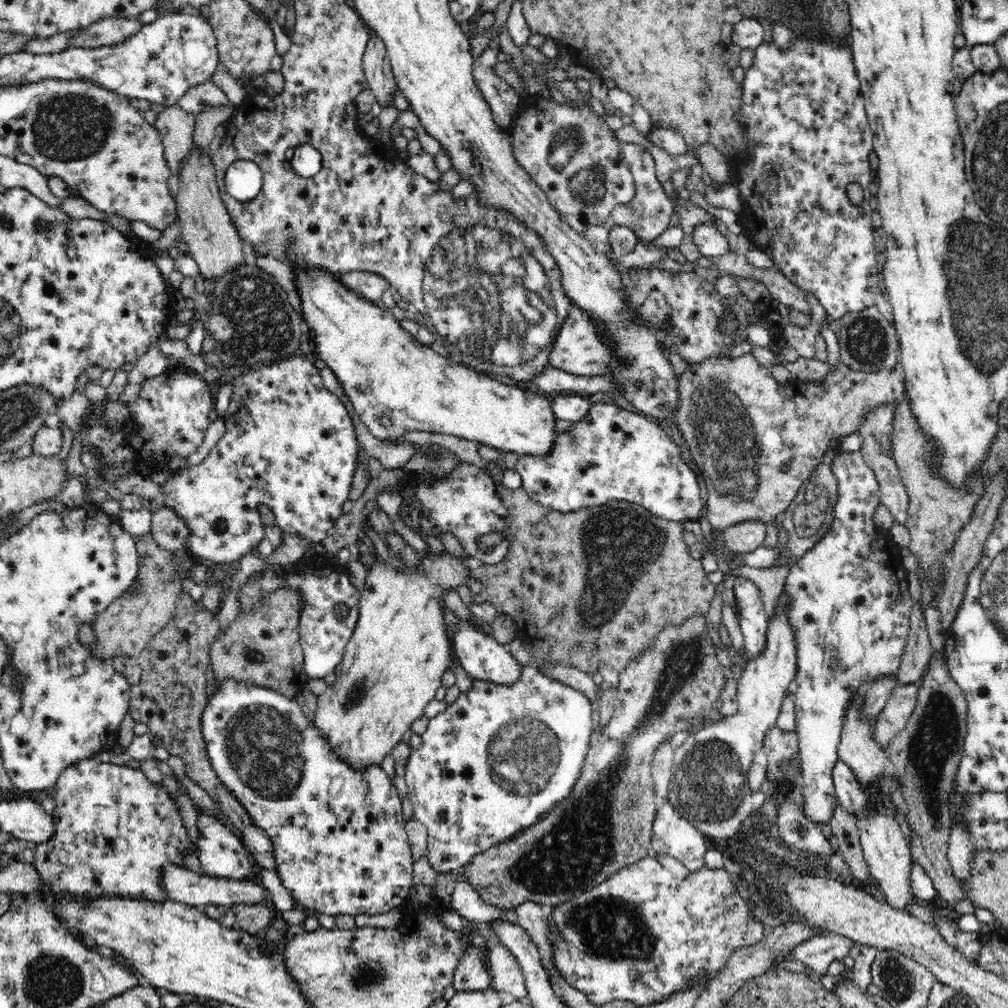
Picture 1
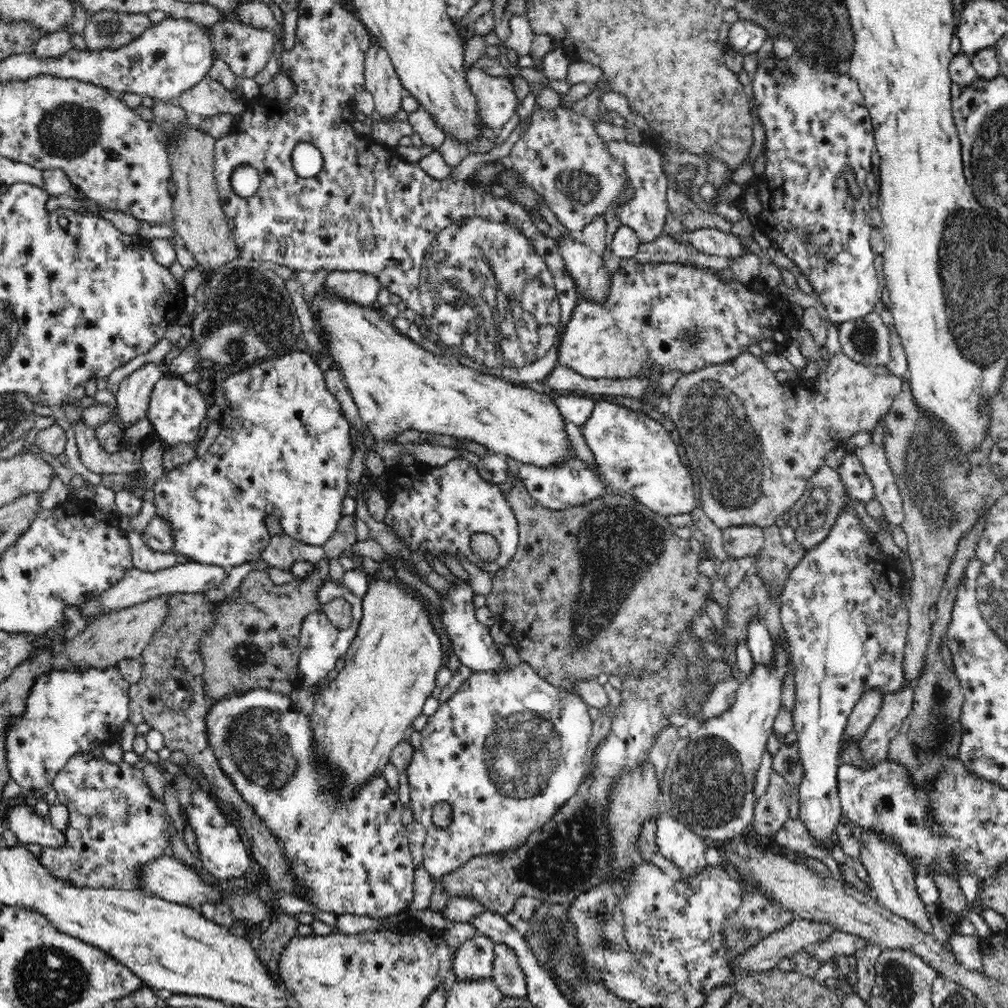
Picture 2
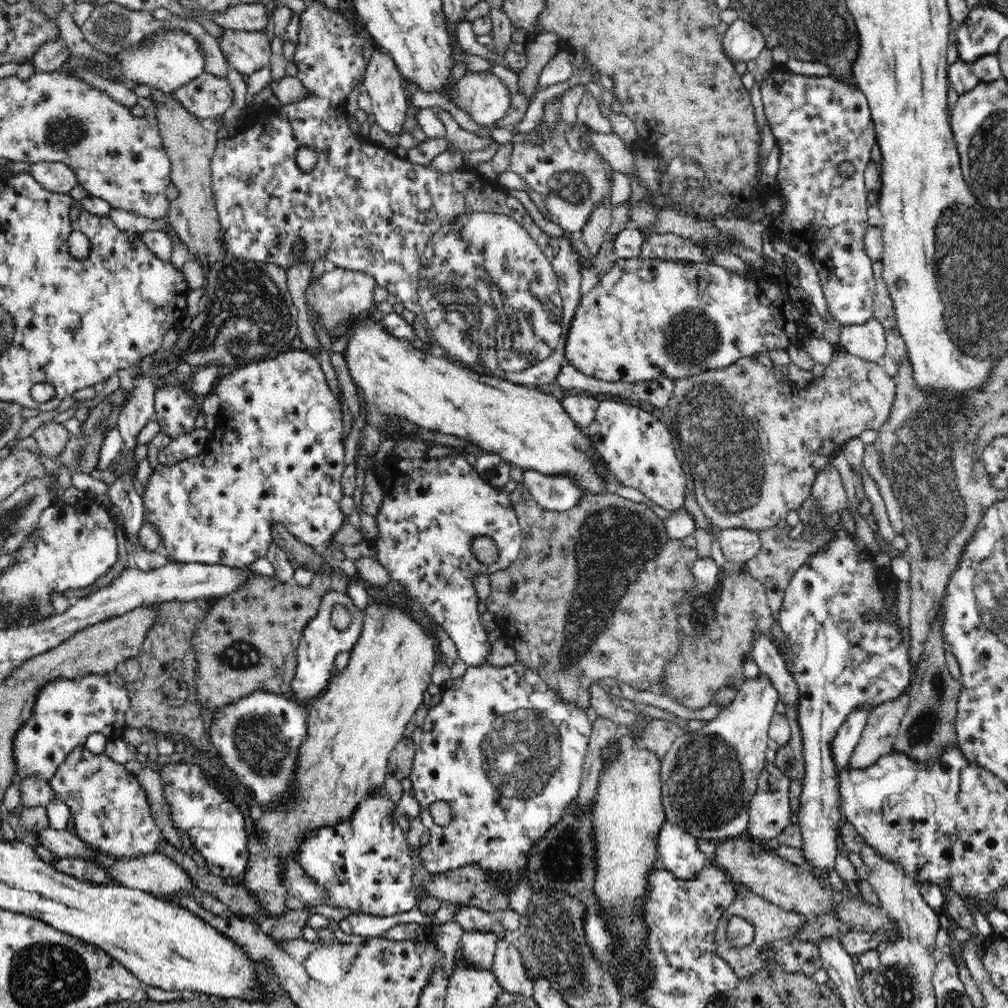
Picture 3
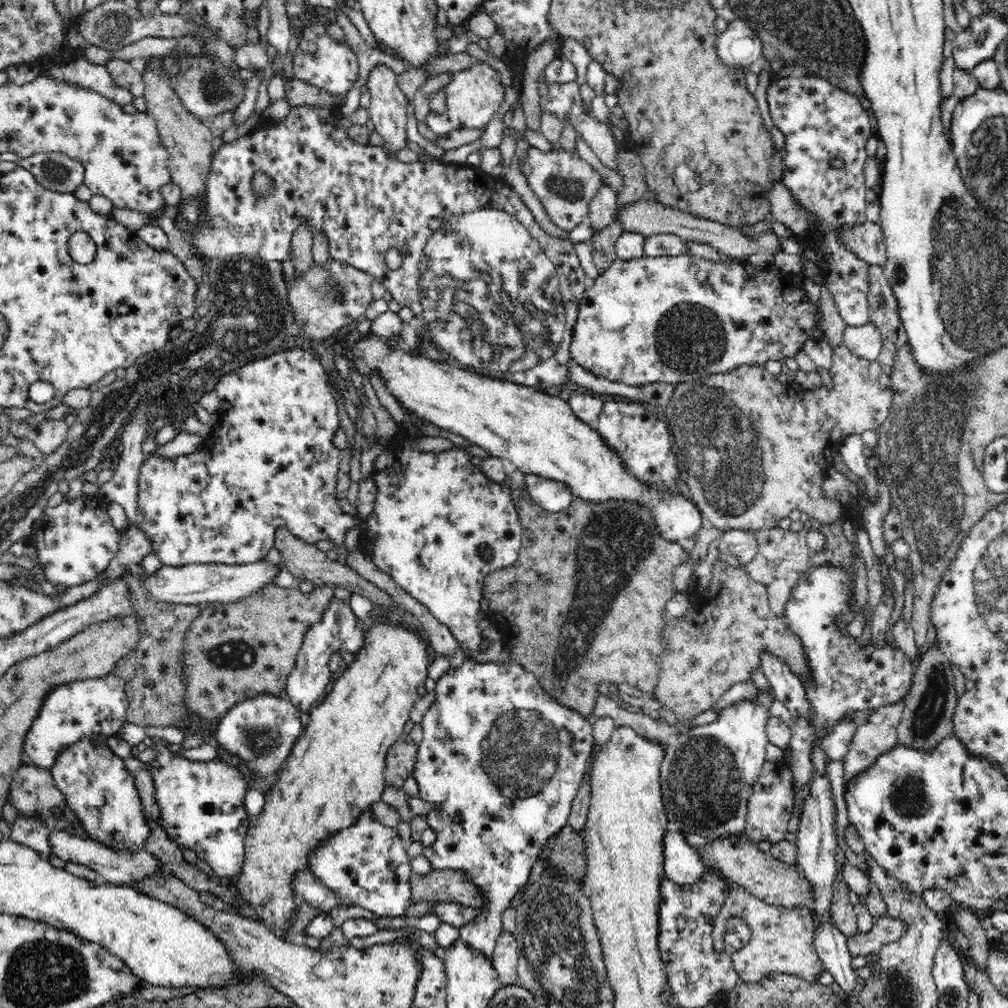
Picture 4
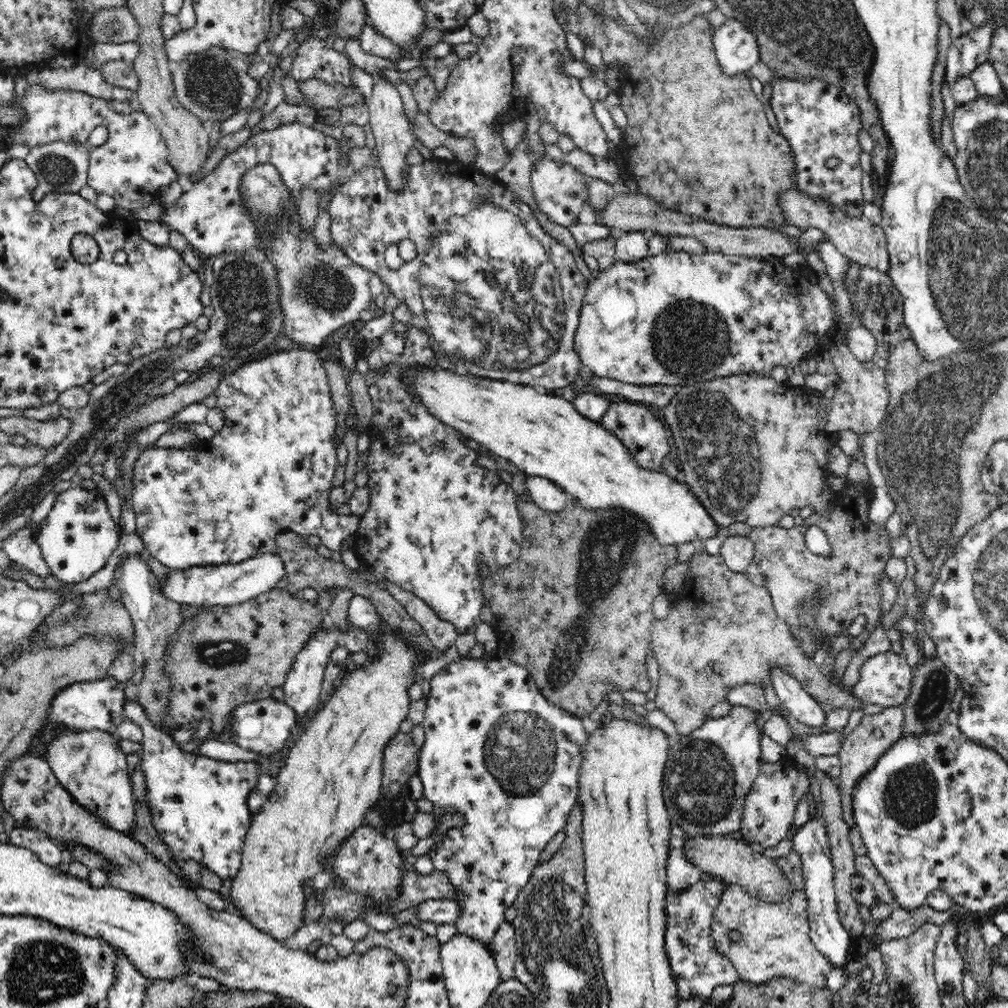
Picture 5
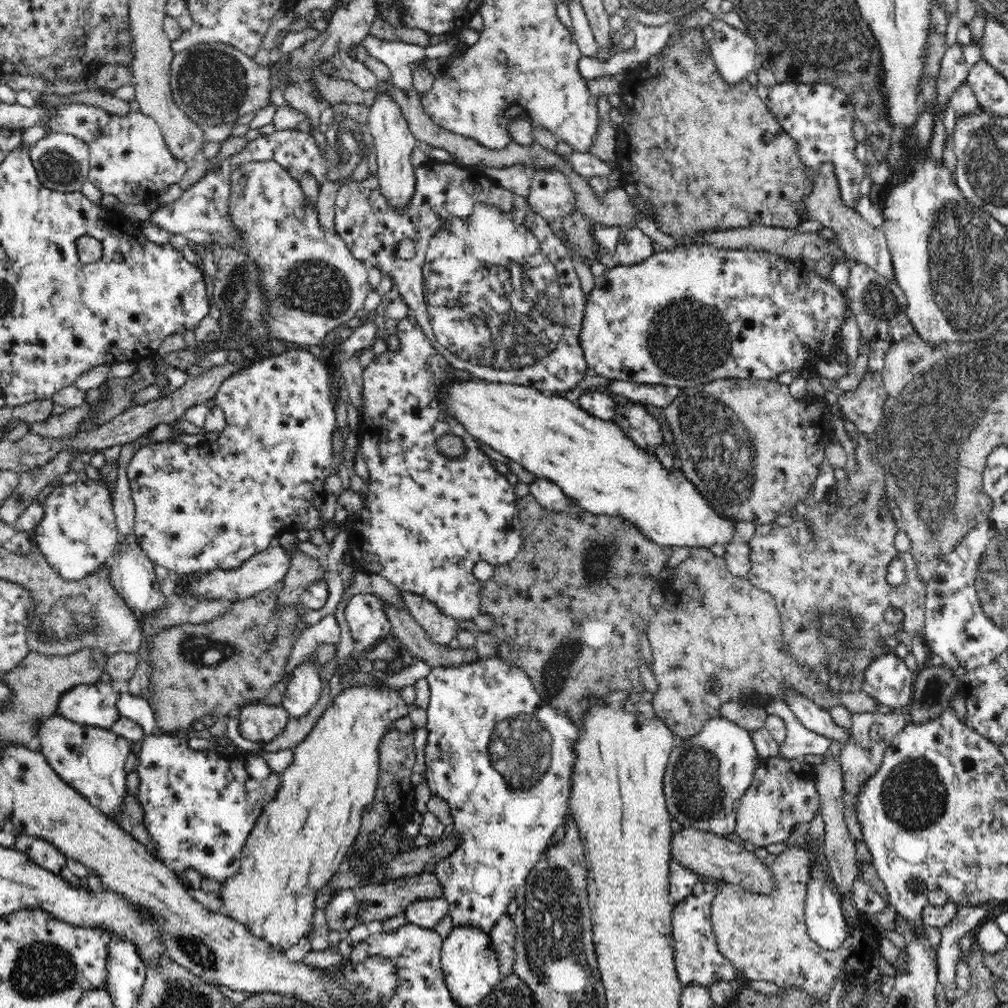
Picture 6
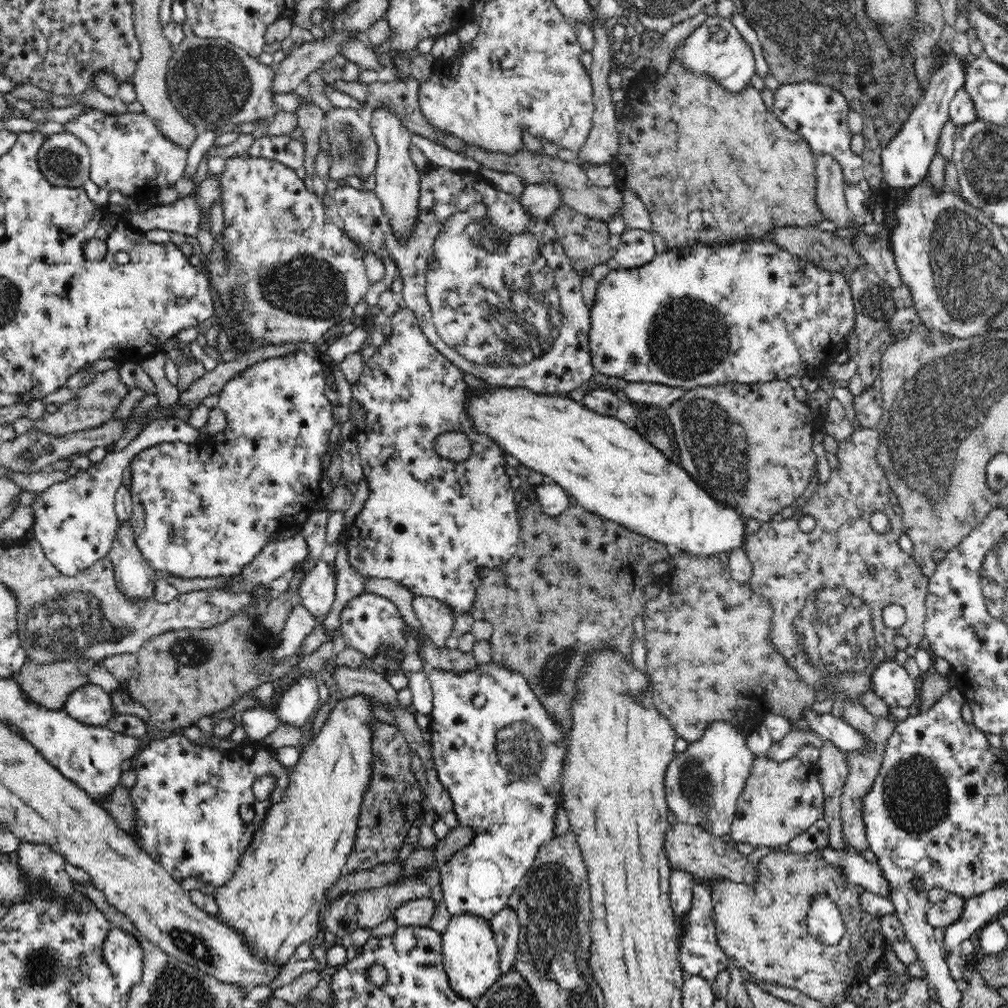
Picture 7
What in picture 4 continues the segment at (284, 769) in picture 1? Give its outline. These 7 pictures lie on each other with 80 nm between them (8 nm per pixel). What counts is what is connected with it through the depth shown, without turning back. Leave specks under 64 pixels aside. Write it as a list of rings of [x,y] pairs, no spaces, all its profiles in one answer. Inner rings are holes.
[[[259,695],[235,704],[215,723],[214,735],[218,746],[233,758],[240,758],[242,766],[251,767],[256,786],[261,779],[272,786],[278,778],[278,771],[284,767],[296,740],[302,734],[300,713],[287,698]],[[366,810],[355,825],[340,830],[310,856],[308,872],[342,899],[348,899],[374,915],[403,917],[413,903],[409,900],[411,859],[403,846],[396,827],[380,825],[372,810]]]

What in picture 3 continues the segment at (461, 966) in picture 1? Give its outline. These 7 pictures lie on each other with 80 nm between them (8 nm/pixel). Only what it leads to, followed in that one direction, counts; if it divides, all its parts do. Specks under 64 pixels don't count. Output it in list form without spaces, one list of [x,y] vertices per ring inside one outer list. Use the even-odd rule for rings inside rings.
[[[488,930],[465,931],[461,936],[459,952],[467,962],[475,963],[475,966],[491,970],[496,947],[497,936]]]

